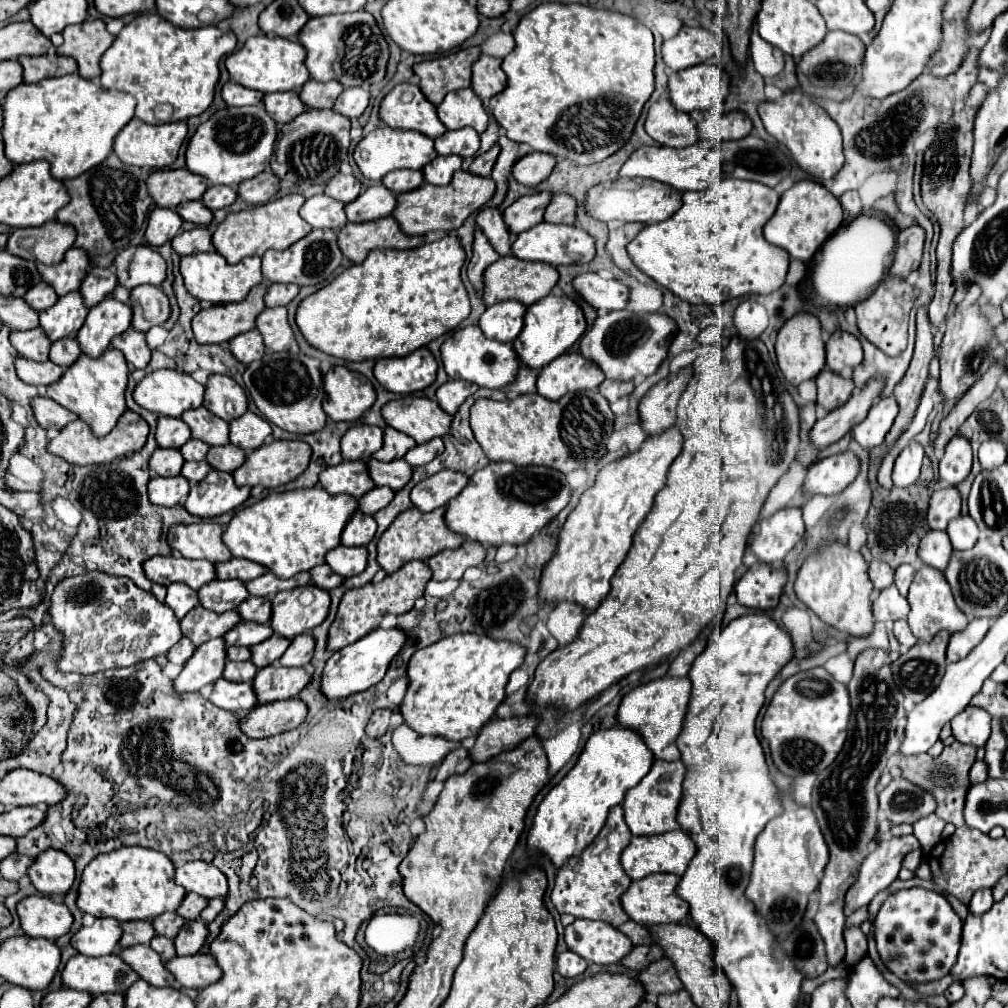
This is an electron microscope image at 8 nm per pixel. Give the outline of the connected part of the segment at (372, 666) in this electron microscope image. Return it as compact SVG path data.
M374 629L372 633L358 639L356 643L342 647L326 661L326 667L322 671L322 681L320 681L322 693L328 699L344 699L376 685L378 681L382 681L390 661L402 649L404 641L406 641L406 635L400 629Z

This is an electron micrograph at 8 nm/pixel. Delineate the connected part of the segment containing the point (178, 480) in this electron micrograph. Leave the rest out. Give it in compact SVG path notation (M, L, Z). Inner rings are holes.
M178 475L178 477L154 477L148 483L148 497L154 505L162 505L162 507L174 507L174 505L182 505L188 497L190 485L188 481Z

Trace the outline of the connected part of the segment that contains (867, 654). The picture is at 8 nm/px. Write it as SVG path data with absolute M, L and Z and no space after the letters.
M868 647L856 657L854 675L852 675L852 681L848 683L850 701L852 701L852 715L850 715L850 723L848 723L848 739L846 739L846 745L842 747L842 753L838 753L834 765L830 765L822 773L818 773L816 783L814 783L814 791L812 791L812 811L818 819L818 825L824 833L826 845L830 849L830 861L828 861L828 865L824 869L824 877L820 881L820 909L814 915L814 923L818 925L818 931L822 933L824 943L826 943L826 953L828 953L830 965L840 963L844 957L844 937L842 937L844 921L846 921L844 895L850 889L850 885L856 881L858 869L860 869L862 861L866 859L866 855L870 853L870 847L876 841L876 833L878 833L876 783L886 769L888 757L898 751L898 743L896 743L894 733L896 733L898 721L904 717L904 705L902 705L904 695L898 691L898 687L892 679L890 665L892 665L892 659L890 659L888 649Z

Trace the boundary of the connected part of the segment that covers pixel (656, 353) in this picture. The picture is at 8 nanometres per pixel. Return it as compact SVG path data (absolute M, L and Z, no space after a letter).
M622 309L596 317L594 325L580 339L580 353L590 361L594 361L608 379L628 381L634 379L634 375L652 375L666 357L668 345L674 335L676 335L676 325L670 317L660 313L638 315Z

